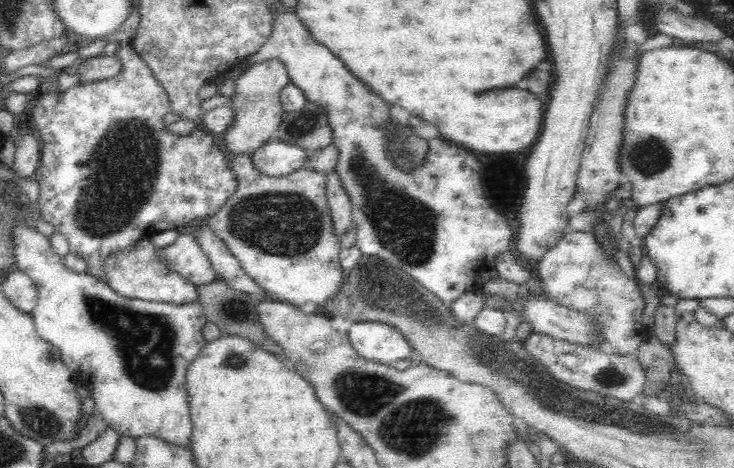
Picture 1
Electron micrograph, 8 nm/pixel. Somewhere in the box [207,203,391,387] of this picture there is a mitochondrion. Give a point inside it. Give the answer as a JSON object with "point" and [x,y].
{"point":[233,310]}

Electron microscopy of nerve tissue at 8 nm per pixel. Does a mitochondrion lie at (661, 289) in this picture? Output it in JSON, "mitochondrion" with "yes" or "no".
{"mitochondrion":"no"}

